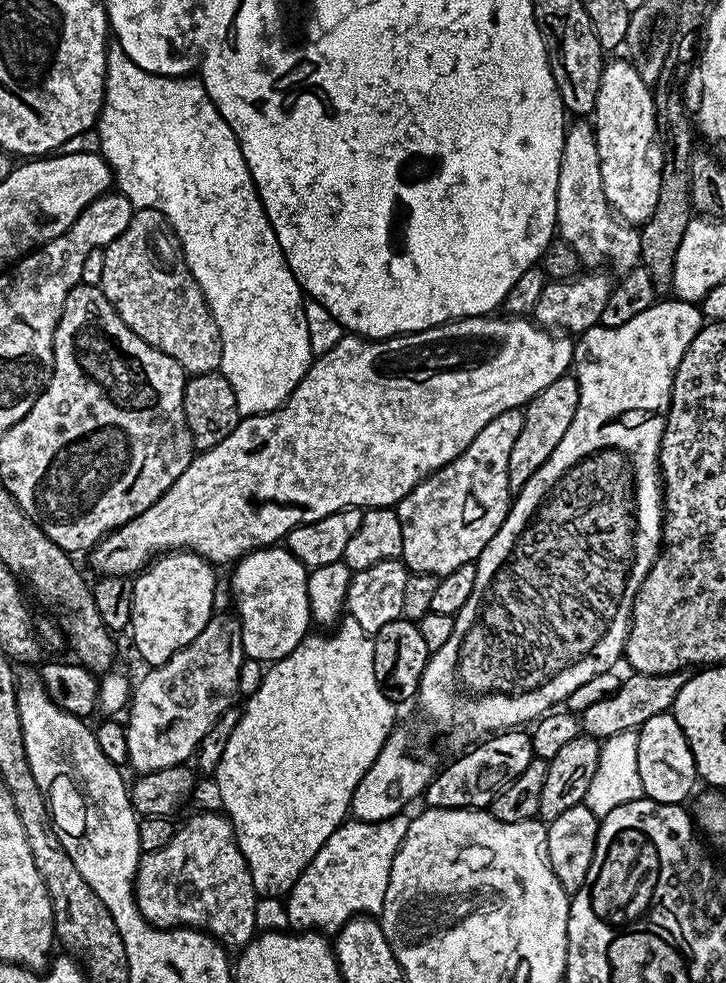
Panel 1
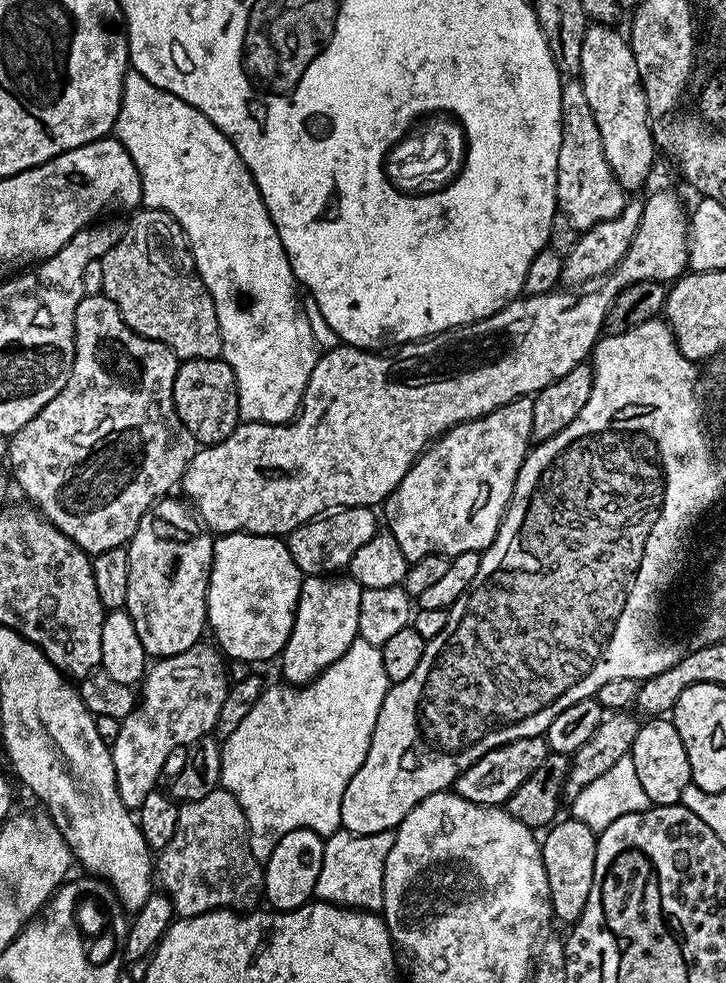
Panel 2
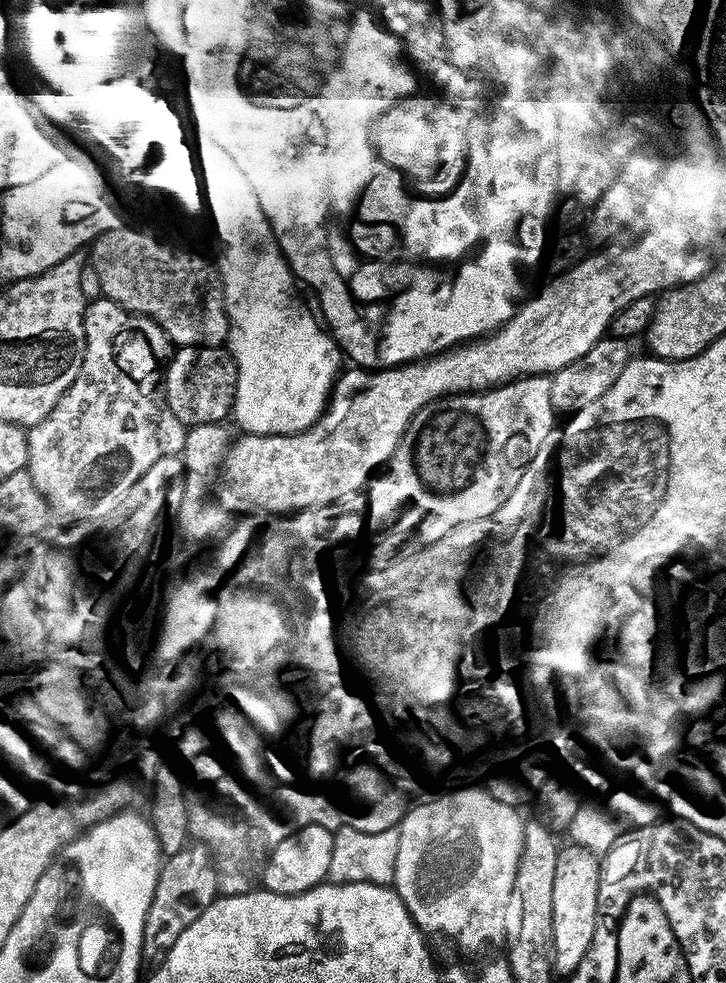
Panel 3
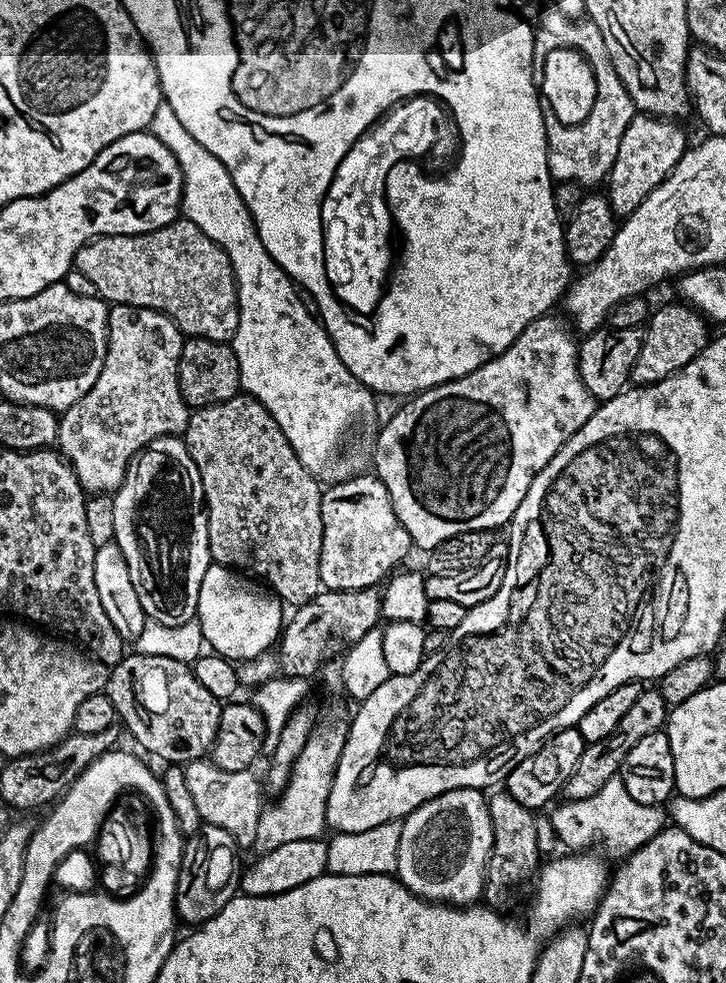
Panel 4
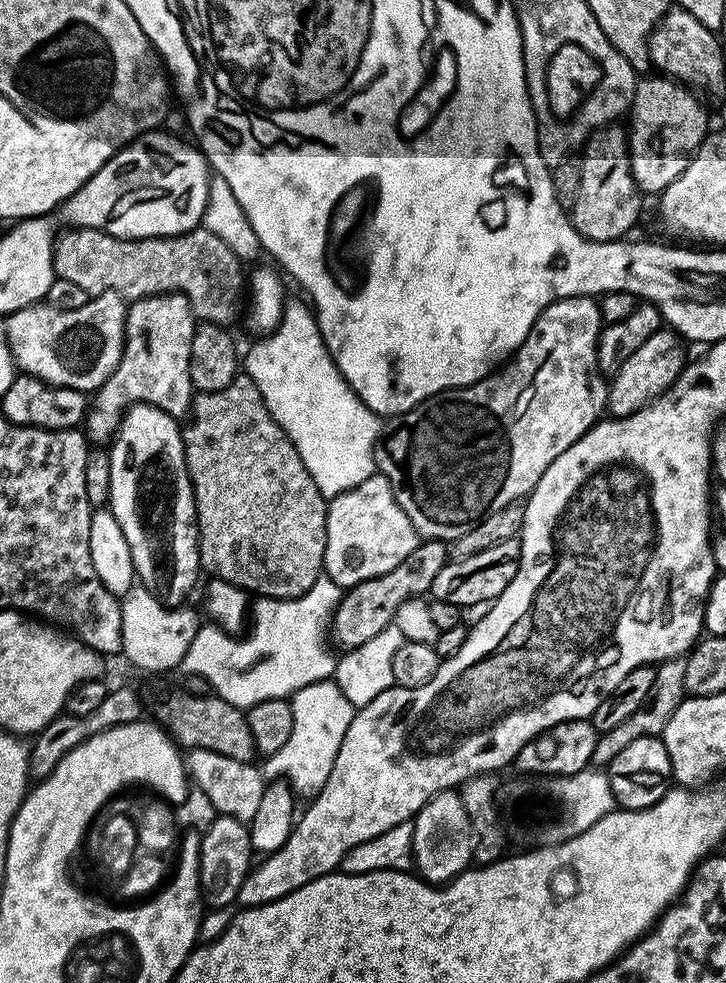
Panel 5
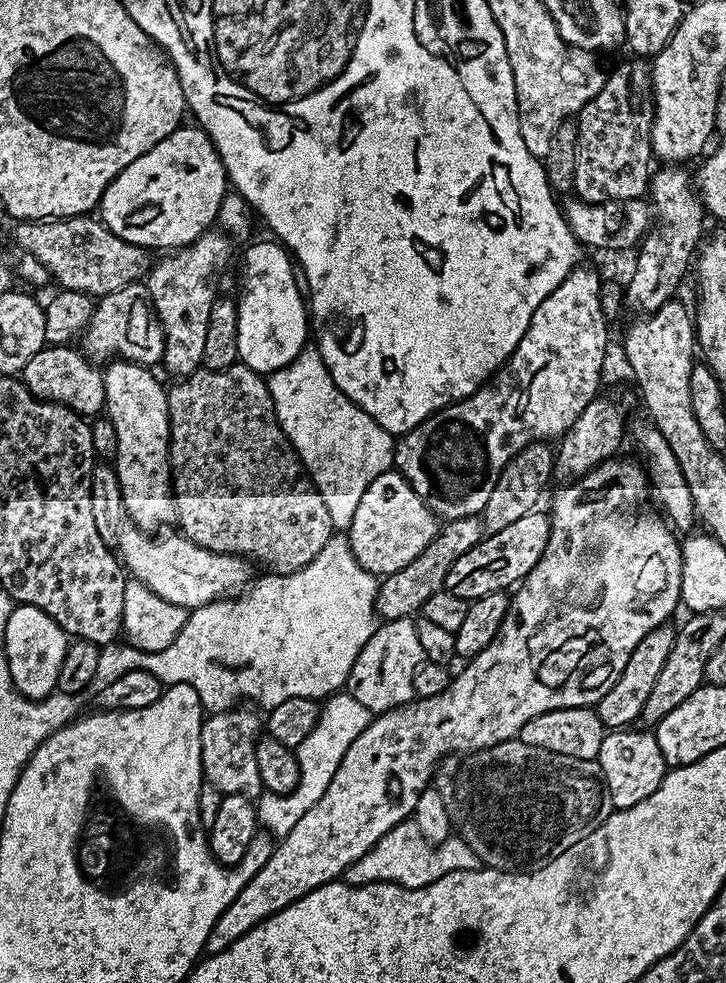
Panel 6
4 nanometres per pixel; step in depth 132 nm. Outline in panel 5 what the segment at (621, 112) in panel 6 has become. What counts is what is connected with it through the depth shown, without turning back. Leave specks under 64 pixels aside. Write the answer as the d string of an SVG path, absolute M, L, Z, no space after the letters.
M620 126L599 128L588 137L588 143L579 157L580 185L578 199L570 210L574 230L582 238L594 242L624 240L628 232L640 220L640 199L642 193L636 187L634 174L630 170L628 153L628 133Z

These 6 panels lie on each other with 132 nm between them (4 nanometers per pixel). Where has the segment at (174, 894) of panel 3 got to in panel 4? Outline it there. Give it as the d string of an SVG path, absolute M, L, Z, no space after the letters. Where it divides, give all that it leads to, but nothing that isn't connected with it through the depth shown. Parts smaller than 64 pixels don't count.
M201 823L194 835L187 837L183 845L184 857L180 863L176 877L176 902L174 912L181 916L188 926L203 926L226 902L238 895L242 867L236 861L238 845L236 839L222 826Z

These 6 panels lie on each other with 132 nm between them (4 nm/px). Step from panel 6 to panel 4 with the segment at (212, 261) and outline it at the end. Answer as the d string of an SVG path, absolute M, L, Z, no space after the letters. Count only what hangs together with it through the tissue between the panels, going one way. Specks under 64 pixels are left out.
M114 304L108 309L108 349L98 382L59 417L58 451L88 494L112 494L120 487L131 456L160 436L179 437L186 430L190 409L180 393L178 370L186 337L166 314L149 308Z

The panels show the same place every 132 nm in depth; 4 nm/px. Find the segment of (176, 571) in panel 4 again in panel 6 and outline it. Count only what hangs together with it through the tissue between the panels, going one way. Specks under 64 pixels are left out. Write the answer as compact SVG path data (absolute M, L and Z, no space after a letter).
M119 358L103 369L104 407L116 430L114 469L122 490L122 503L129 521L149 534L177 521L168 456L168 394L152 372L155 371L151 367Z

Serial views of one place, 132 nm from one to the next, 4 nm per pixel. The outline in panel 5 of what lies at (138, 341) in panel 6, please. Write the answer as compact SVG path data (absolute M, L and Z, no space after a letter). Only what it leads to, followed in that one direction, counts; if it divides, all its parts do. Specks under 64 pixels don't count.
M107 292L91 297L86 306L78 306L78 310L62 310L47 302L31 304L17 312L9 312L3 321L2 330L8 339L12 357L16 360L16 367L21 373L36 376L39 380L45 380L54 386L92 394L104 385L106 378L110 378L110 374L122 358L127 317L128 304L124 297Z

